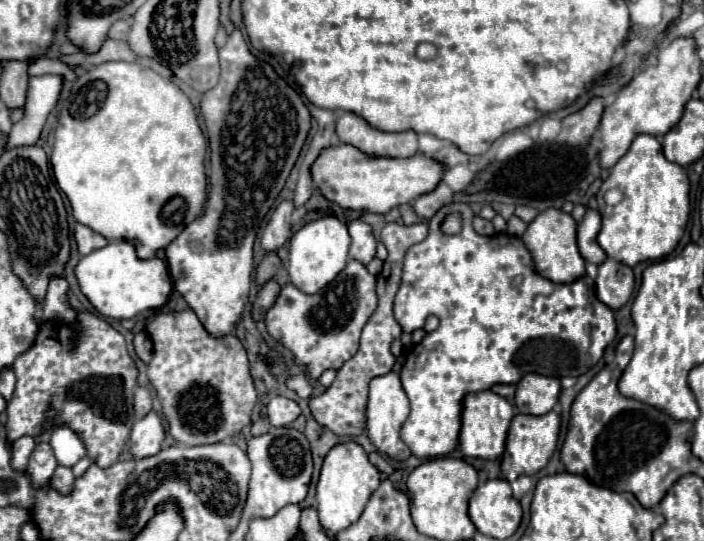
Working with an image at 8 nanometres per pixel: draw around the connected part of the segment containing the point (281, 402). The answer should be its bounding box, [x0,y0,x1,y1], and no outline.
[267,396,301,426]

